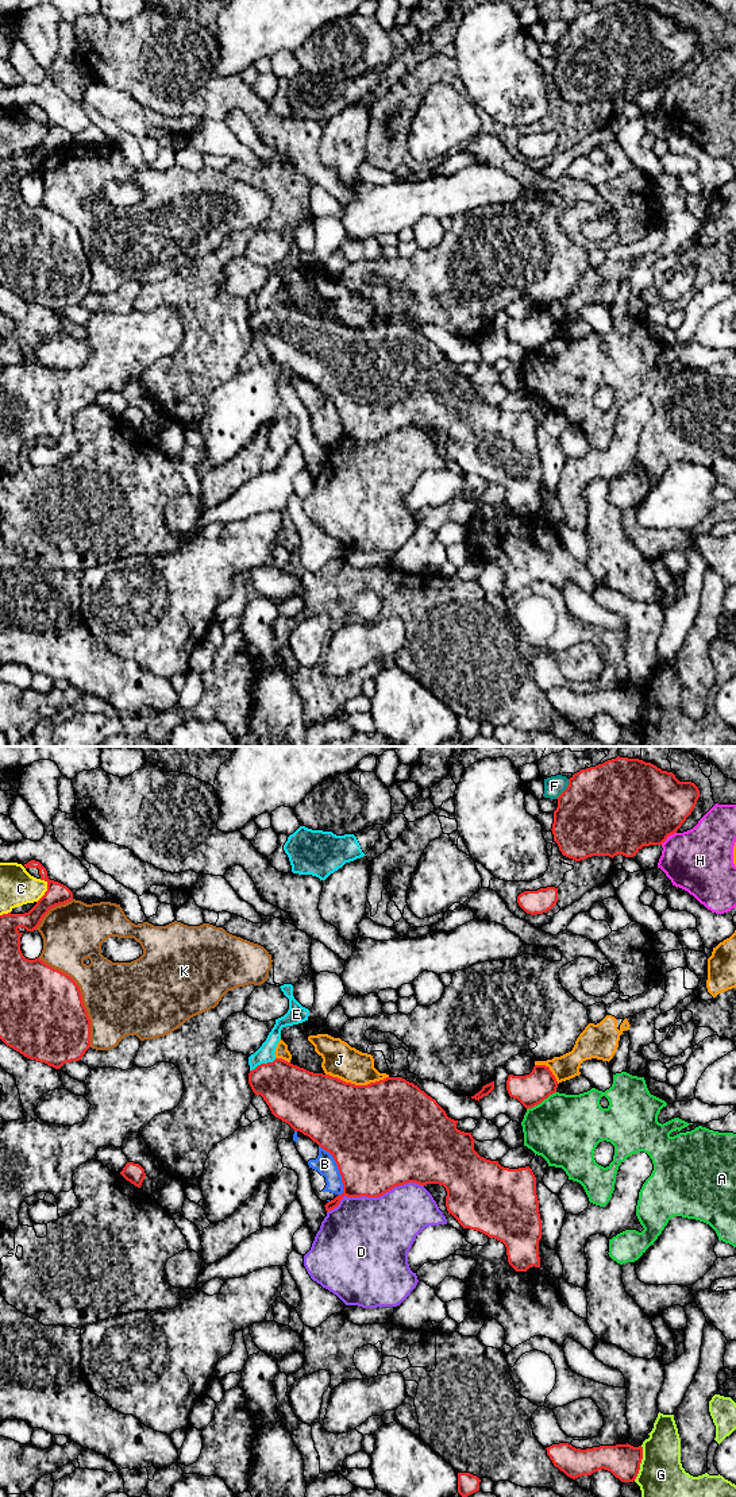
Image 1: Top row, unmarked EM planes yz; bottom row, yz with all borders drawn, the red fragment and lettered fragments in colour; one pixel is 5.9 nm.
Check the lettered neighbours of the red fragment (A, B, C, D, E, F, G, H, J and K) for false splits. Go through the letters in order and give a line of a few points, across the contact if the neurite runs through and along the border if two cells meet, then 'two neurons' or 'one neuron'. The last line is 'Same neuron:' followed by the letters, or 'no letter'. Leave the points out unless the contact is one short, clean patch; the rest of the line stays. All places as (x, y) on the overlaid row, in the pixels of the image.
A: two neurons
B: two neurons
C: two neurons
D: two neurons
E: yz (276, 1058), (261, 1063), (250, 1071) | two neurons
F: yz (569, 779), (569, 784), (555, 798) | two neurons
G: two neurons
H: two neurons
J: two neurons
K: two neurons
Same neuron: no letter

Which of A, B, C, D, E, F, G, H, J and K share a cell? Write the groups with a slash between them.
A / B / C / D / E / F / G / H / J / K

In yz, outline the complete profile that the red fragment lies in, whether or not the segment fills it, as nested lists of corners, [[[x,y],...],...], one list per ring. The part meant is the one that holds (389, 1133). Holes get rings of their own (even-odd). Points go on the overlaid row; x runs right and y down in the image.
[[[275,1058],[273,1062],[261,1064],[255,1069],[250,1070],[248,1084],[255,1095],[261,1095],[263,1097],[275,1118],[288,1123],[294,1131],[300,1131],[304,1135],[309,1137],[313,1142],[316,1142],[321,1149],[324,1149],[334,1157],[339,1173],[342,1176],[343,1193],[338,1195],[334,1200],[328,1201],[324,1205],[327,1212],[336,1208],[344,1196],[379,1197],[384,1193],[392,1191],[394,1187],[404,1185],[408,1182],[416,1182],[423,1187],[427,1184],[439,1184],[443,1185],[447,1191],[446,1207],[448,1214],[451,1214],[463,1228],[479,1231],[488,1235],[489,1238],[494,1238],[502,1242],[506,1247],[508,1262],[516,1272],[527,1272],[532,1266],[540,1268],[539,1241],[542,1239],[542,1219],[539,1214],[539,1200],[536,1195],[536,1177],[532,1169],[529,1166],[509,1169],[501,1166],[498,1161],[490,1161],[481,1157],[474,1150],[475,1139],[473,1138],[471,1133],[458,1130],[458,1120],[448,1118],[446,1111],[436,1103],[436,1100],[428,1096],[413,1083],[409,1083],[402,1077],[386,1077],[384,1080],[370,1083],[367,1085],[355,1085],[351,1083],[346,1083],[338,1077],[332,1077],[330,1074],[309,1072],[282,1058]]]

